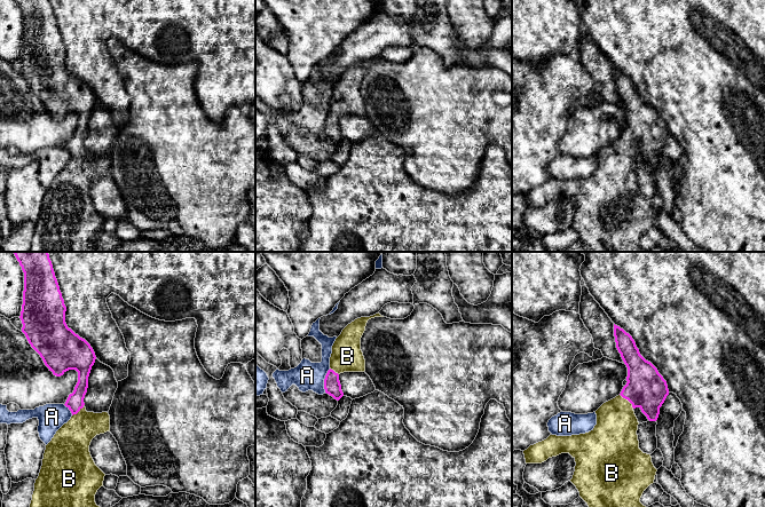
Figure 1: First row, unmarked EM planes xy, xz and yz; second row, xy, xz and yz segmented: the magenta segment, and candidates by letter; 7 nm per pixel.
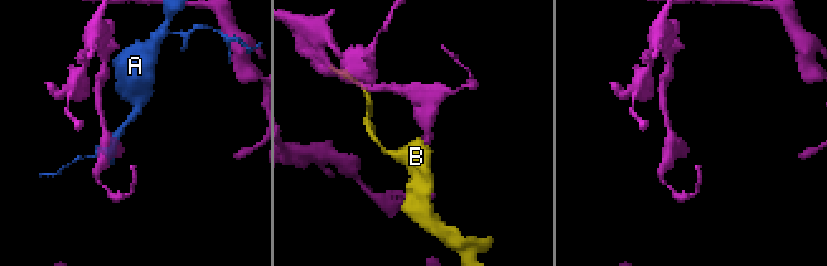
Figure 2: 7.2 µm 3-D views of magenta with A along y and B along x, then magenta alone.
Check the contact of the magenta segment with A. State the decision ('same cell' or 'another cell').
another cell

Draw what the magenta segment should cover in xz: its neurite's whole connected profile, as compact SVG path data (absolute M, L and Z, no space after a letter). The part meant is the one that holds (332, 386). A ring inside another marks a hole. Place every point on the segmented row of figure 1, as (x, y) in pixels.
M379 312L370 317L361 317L348 324L336 339L330 357L330 370L324 379L325 393L339 401L344 393L339 374L344 372L364 372L365 359L361 350L361 338L369 319L384 317Z

